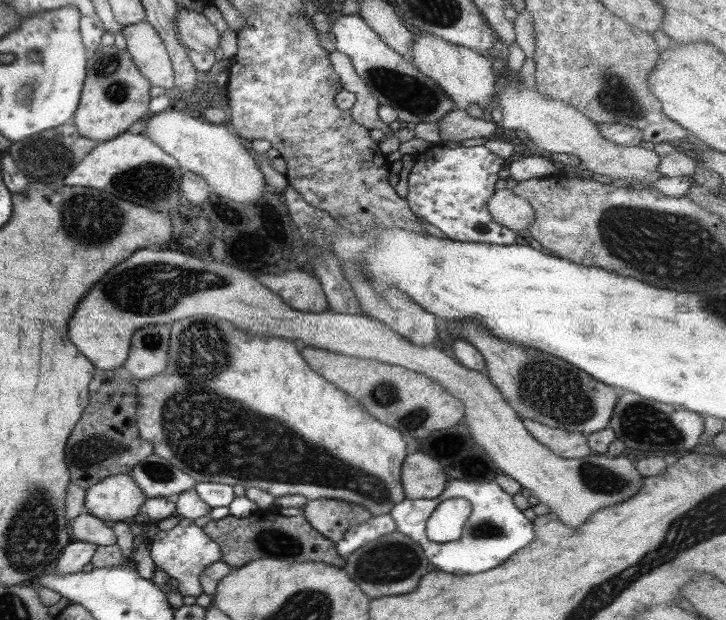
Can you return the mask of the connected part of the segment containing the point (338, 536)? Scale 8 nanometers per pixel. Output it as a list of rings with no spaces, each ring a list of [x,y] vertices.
[[[334,498],[307,501],[302,515],[313,530],[333,543],[341,540],[350,526],[361,524],[371,517],[363,507]]]

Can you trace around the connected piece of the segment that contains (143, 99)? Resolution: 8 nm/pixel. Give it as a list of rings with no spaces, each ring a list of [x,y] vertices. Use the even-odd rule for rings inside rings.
[[[99,46],[86,60],[86,77],[71,122],[89,140],[111,140],[121,134],[148,110],[149,81],[137,70],[126,49]]]

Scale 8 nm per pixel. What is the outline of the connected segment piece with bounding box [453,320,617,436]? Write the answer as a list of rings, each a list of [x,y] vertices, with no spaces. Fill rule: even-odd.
[[[465,320],[459,326],[456,324],[453,329],[482,354],[485,375],[521,419],[529,419],[549,428],[582,433],[585,436],[592,432],[606,430],[611,410],[617,402],[617,394],[610,386],[593,380],[590,376],[585,376],[585,372],[581,372],[579,368],[573,370],[573,366],[553,356],[547,356],[546,352],[503,342],[487,332],[488,328],[483,328],[477,322]]]

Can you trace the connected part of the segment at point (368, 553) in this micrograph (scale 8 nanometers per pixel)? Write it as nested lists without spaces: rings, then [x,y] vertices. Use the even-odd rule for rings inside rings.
[[[393,531],[363,543],[350,552],[345,558],[343,570],[370,600],[379,596],[399,596],[411,592],[419,578],[425,572],[429,572],[429,562],[425,560],[423,554],[416,542],[409,540],[408,536],[400,532]]]

